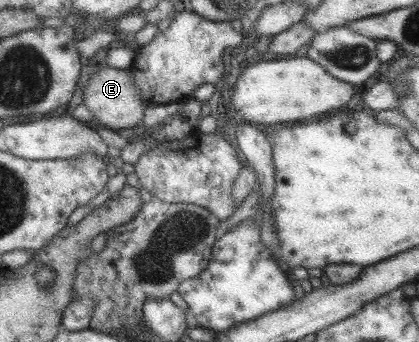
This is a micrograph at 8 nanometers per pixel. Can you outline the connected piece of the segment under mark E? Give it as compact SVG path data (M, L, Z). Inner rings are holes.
M100 63L94 69L87 86L84 87L82 102L92 112L93 118L99 122L100 126L119 130L143 124L143 116L148 105L140 90L135 86L134 73L132 68L111 68Z

